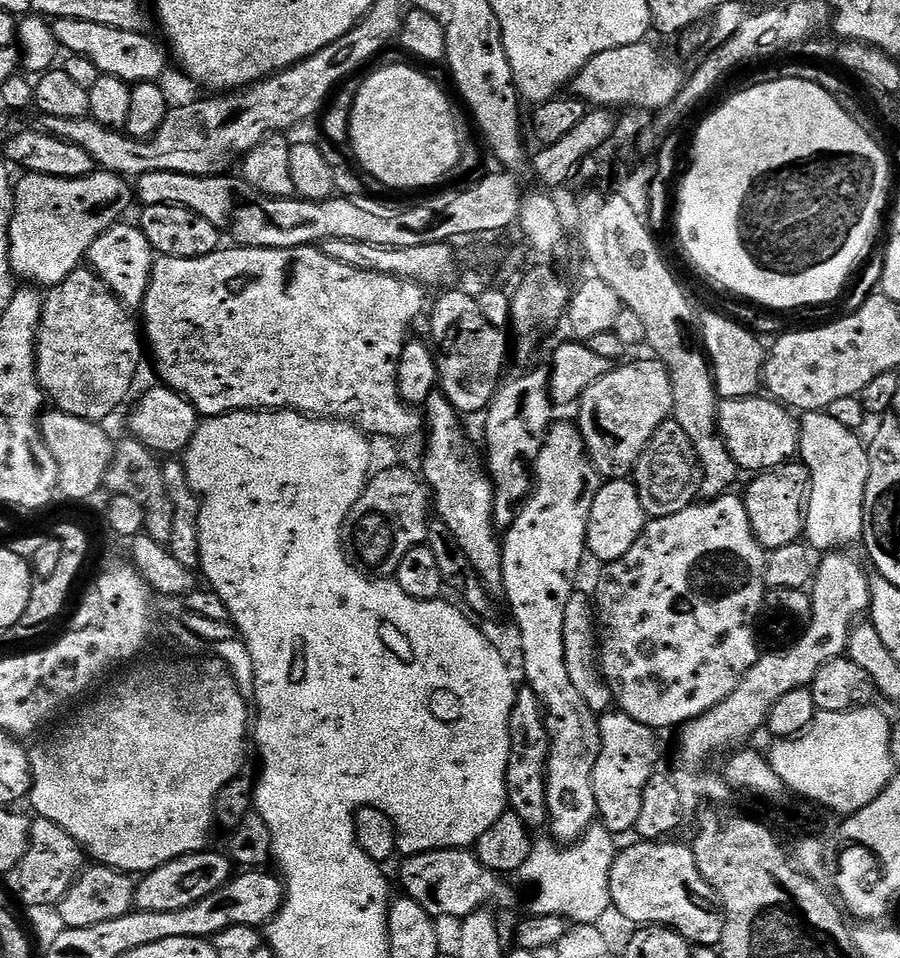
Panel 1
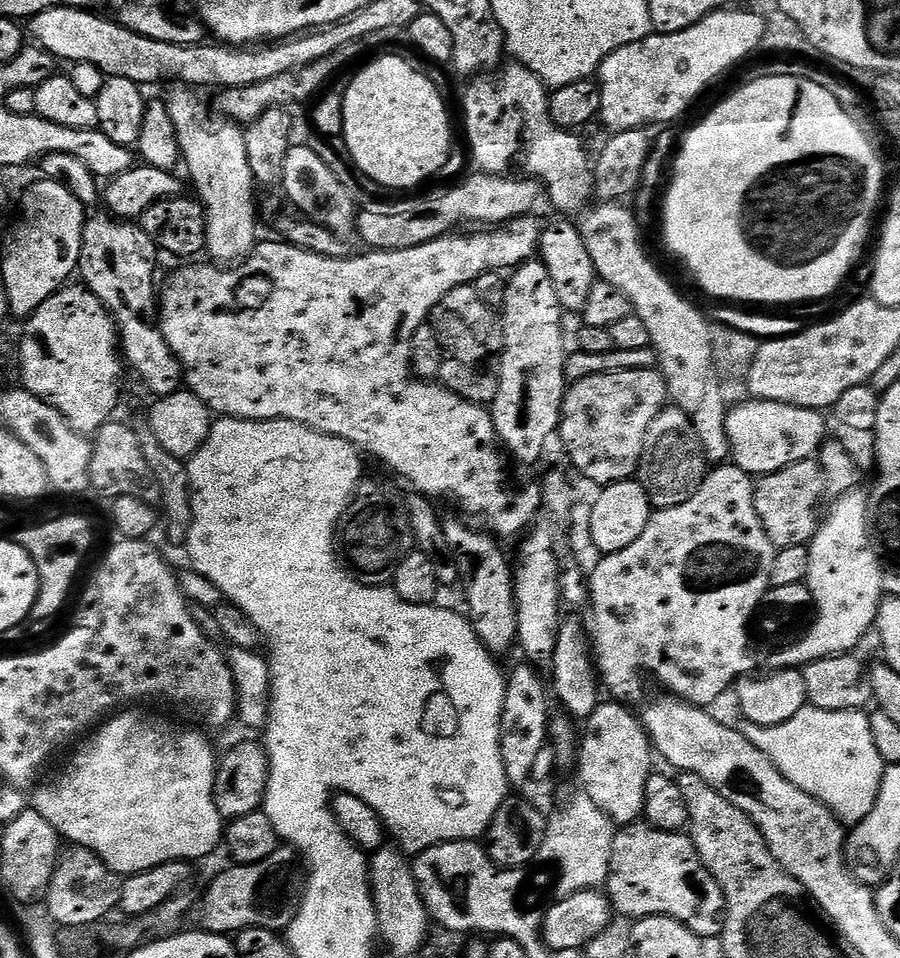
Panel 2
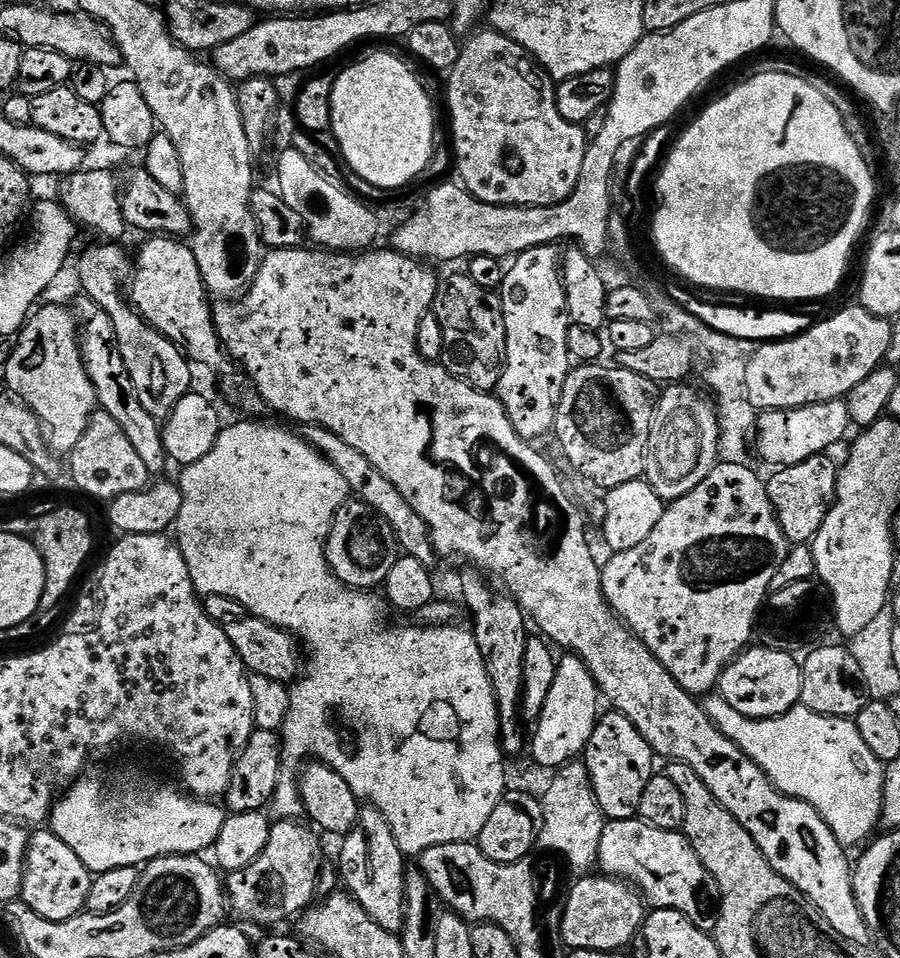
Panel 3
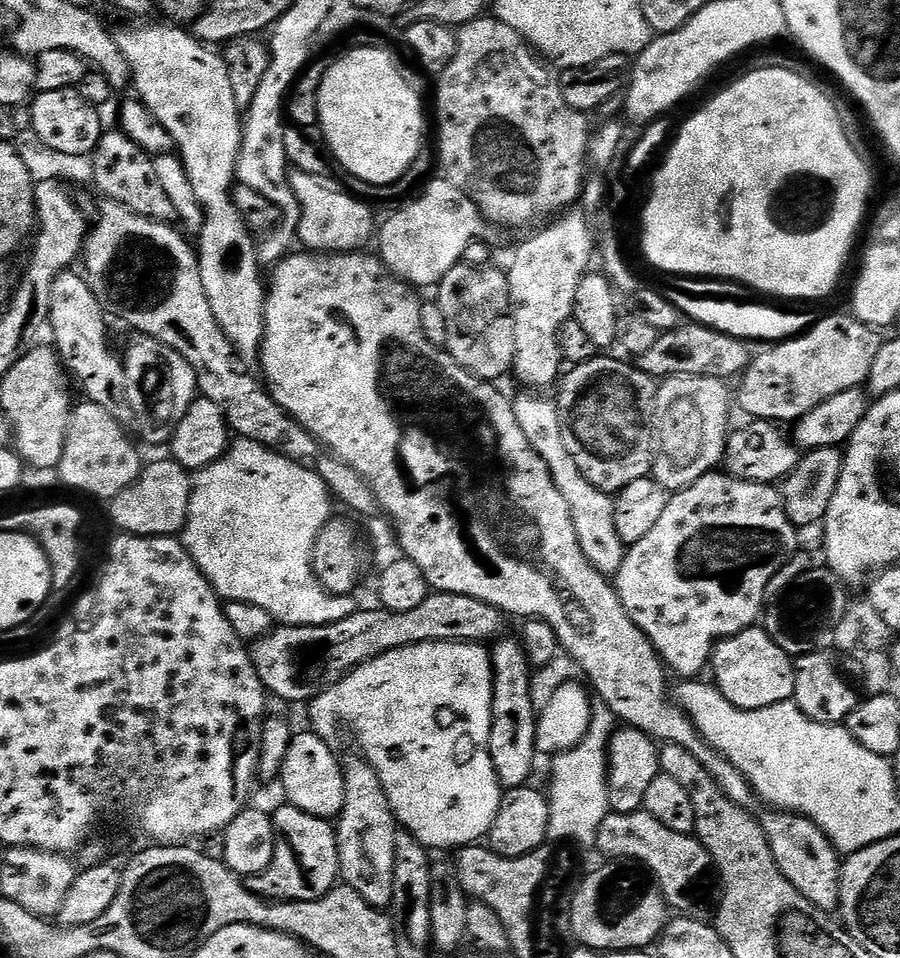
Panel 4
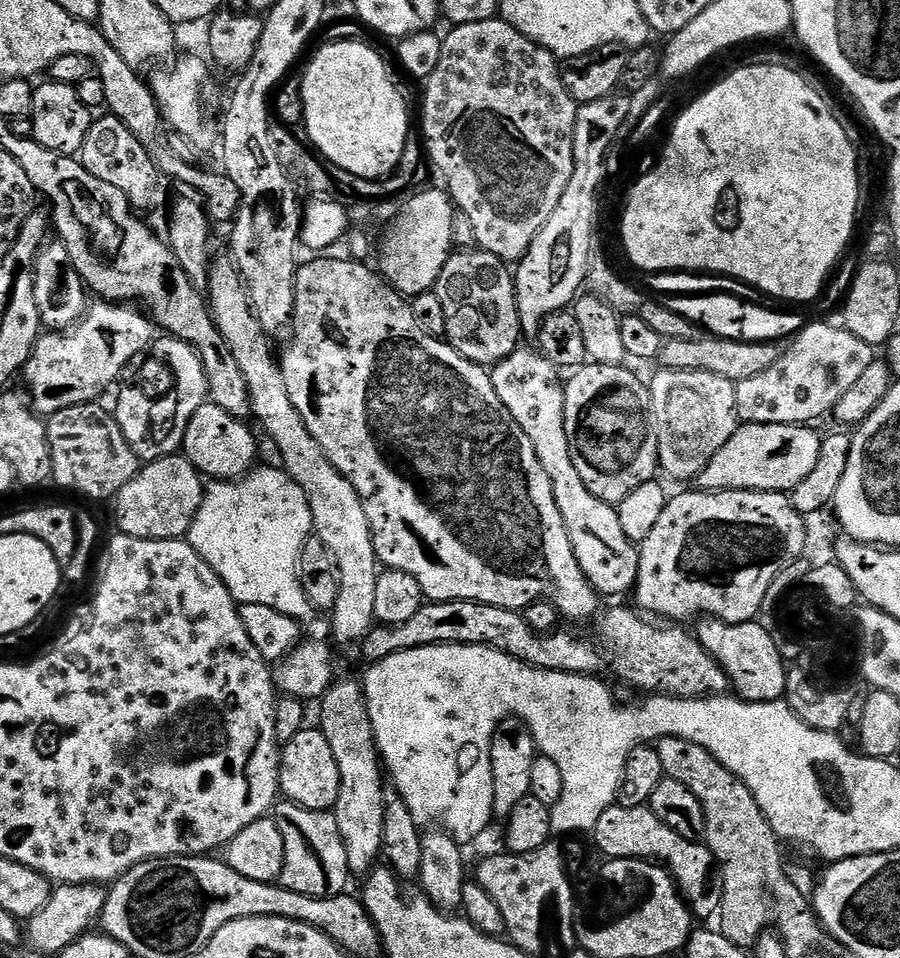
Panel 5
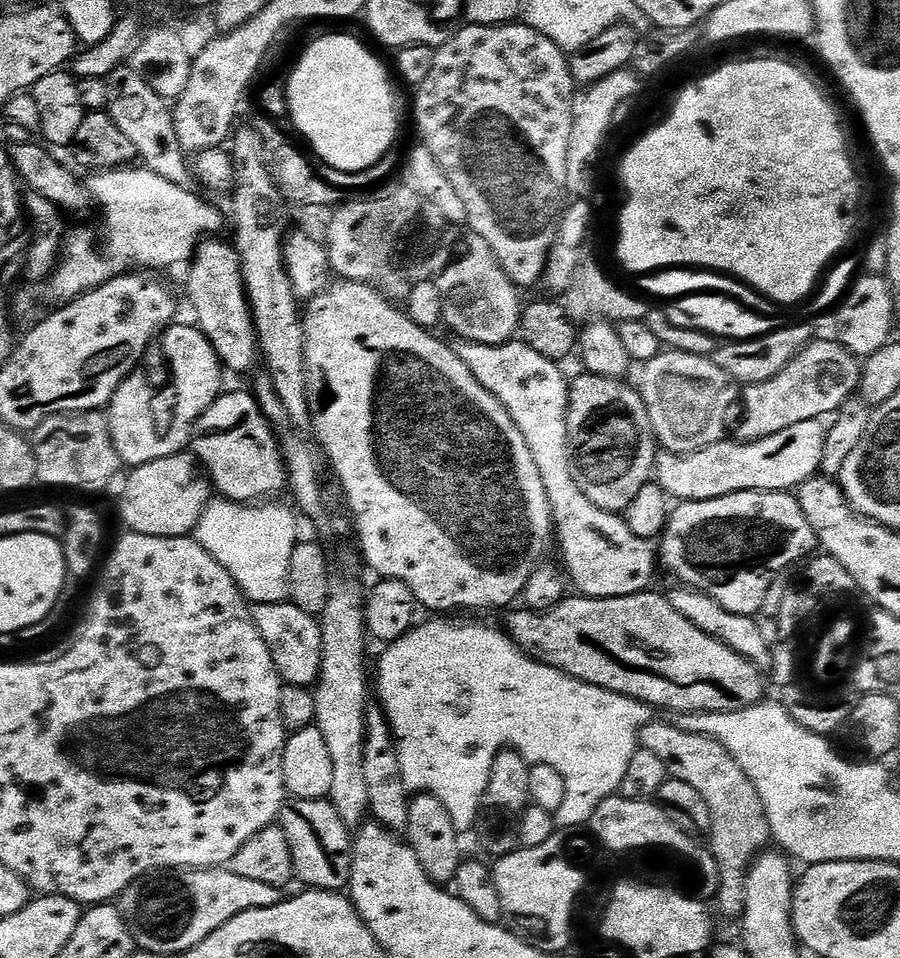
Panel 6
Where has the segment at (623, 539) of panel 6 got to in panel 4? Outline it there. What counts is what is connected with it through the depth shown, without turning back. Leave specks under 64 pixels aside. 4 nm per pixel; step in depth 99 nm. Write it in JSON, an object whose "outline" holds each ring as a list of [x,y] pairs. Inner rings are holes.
{"outline":[[[521,391],[520,397],[515,397],[512,409],[518,418],[518,426],[522,426],[522,434],[526,434],[526,442],[546,462],[550,474],[554,478],[554,486],[566,498],[566,506],[570,506],[570,514],[574,518],[574,530],[578,534],[578,546],[582,546],[582,554],[605,574],[615,574],[622,566],[626,546],[622,538],[618,538],[618,530],[614,530],[614,500],[611,495],[598,486],[594,486],[578,470],[578,462],[570,458],[570,450],[566,446],[566,438],[562,438],[562,422],[560,410],[555,399],[547,400],[547,395],[533,394],[531,391]]]}

